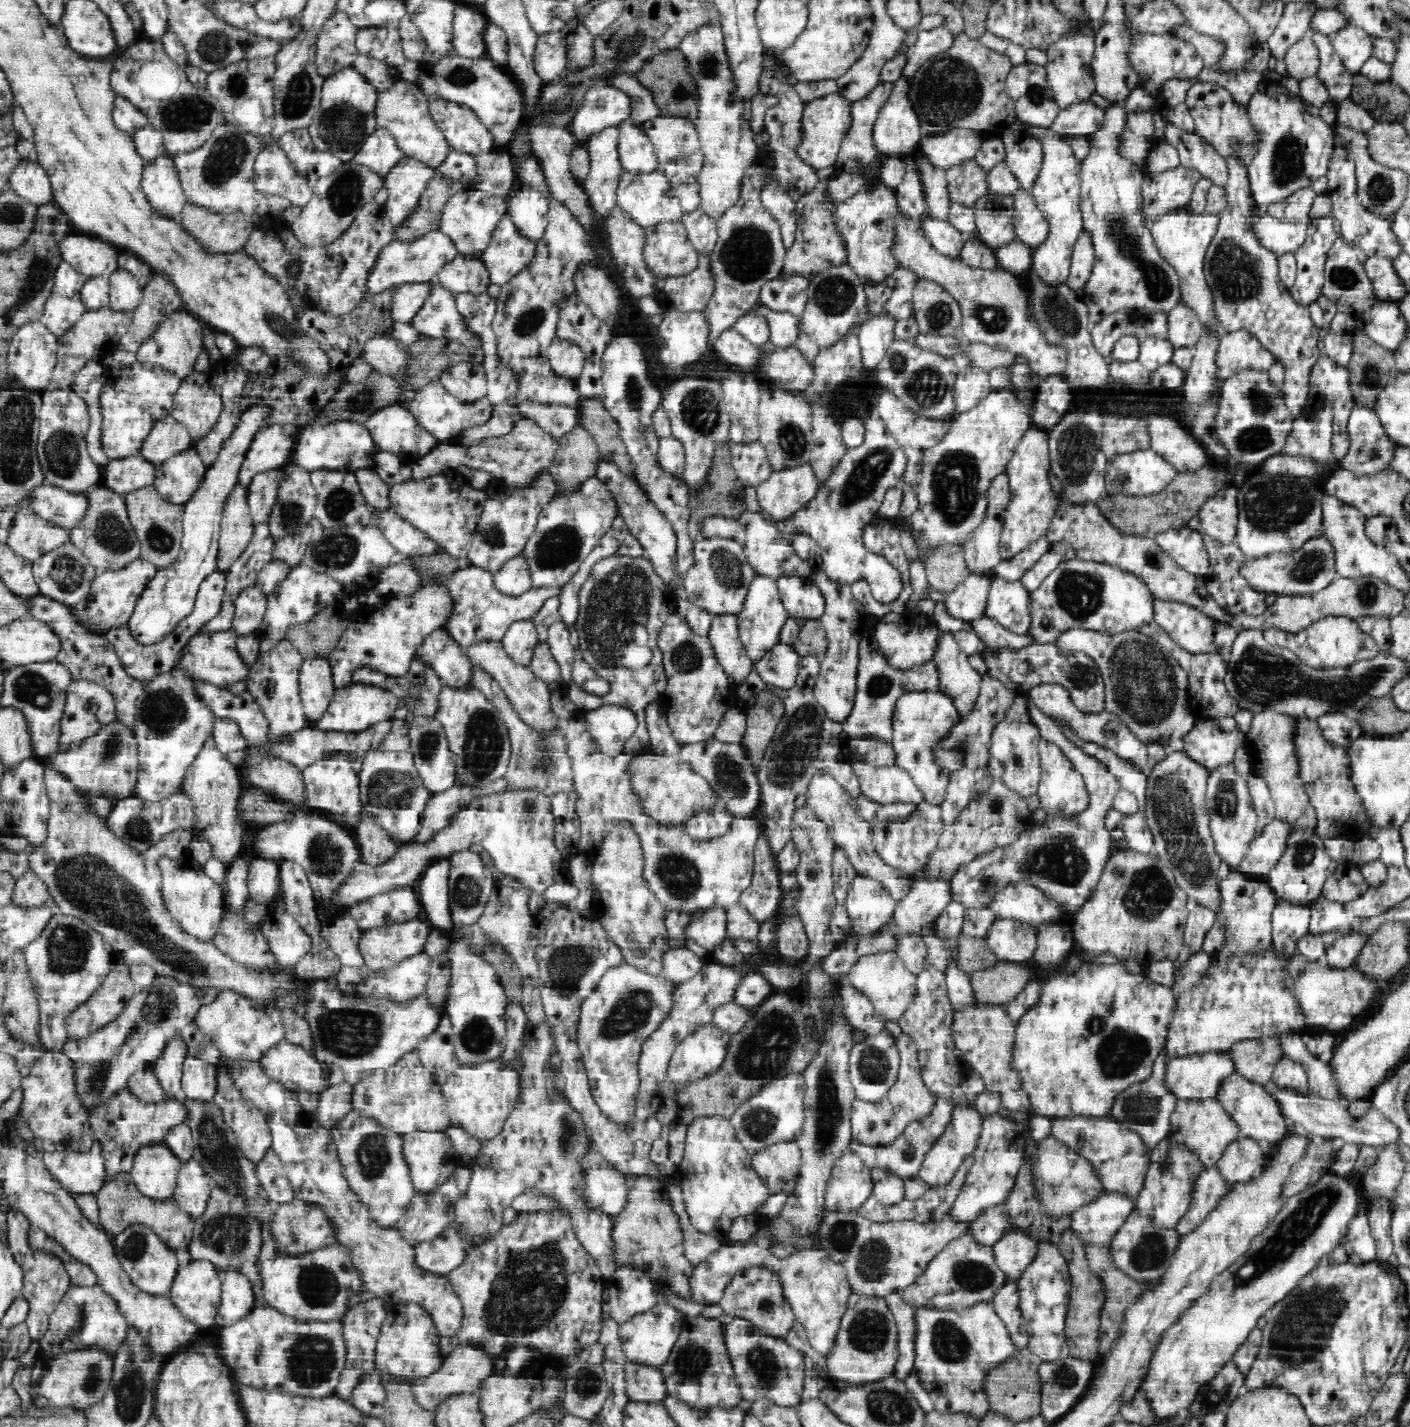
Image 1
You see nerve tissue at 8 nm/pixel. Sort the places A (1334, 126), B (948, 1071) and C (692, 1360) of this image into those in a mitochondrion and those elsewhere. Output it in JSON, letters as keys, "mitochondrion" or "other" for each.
{"A":"other","B":"other","C":"mitochondrion"}

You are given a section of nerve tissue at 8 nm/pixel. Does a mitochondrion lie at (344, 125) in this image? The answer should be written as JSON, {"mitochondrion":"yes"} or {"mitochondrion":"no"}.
{"mitochondrion":"yes"}

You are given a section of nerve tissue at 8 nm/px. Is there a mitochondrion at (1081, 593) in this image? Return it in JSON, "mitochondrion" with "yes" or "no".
{"mitochondrion":"yes"}

